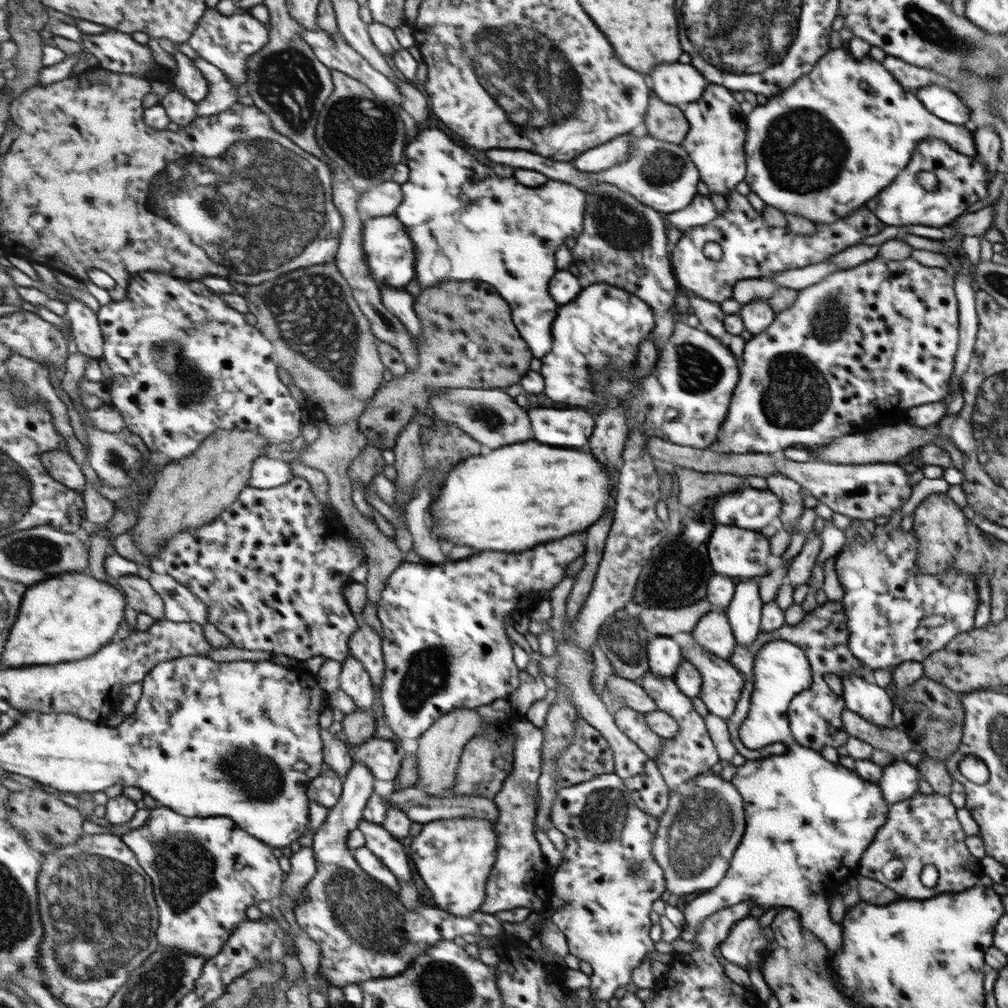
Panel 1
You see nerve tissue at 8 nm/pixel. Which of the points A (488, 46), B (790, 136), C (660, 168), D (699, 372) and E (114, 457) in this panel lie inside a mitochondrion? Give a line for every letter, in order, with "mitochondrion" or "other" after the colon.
A: mitochondrion
B: mitochondrion
C: mitochondrion
D: mitochondrion
E: mitochondrion

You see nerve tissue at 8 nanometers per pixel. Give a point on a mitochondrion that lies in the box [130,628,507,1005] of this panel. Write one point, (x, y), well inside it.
(362, 911)

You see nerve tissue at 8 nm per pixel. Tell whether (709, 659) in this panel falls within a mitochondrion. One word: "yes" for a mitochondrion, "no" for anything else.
yes

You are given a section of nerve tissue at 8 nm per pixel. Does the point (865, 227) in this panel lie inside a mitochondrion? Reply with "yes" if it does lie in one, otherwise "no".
no

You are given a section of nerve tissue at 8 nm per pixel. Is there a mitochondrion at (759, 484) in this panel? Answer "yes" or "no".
no

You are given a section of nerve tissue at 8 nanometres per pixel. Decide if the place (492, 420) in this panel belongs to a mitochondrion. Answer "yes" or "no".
yes

